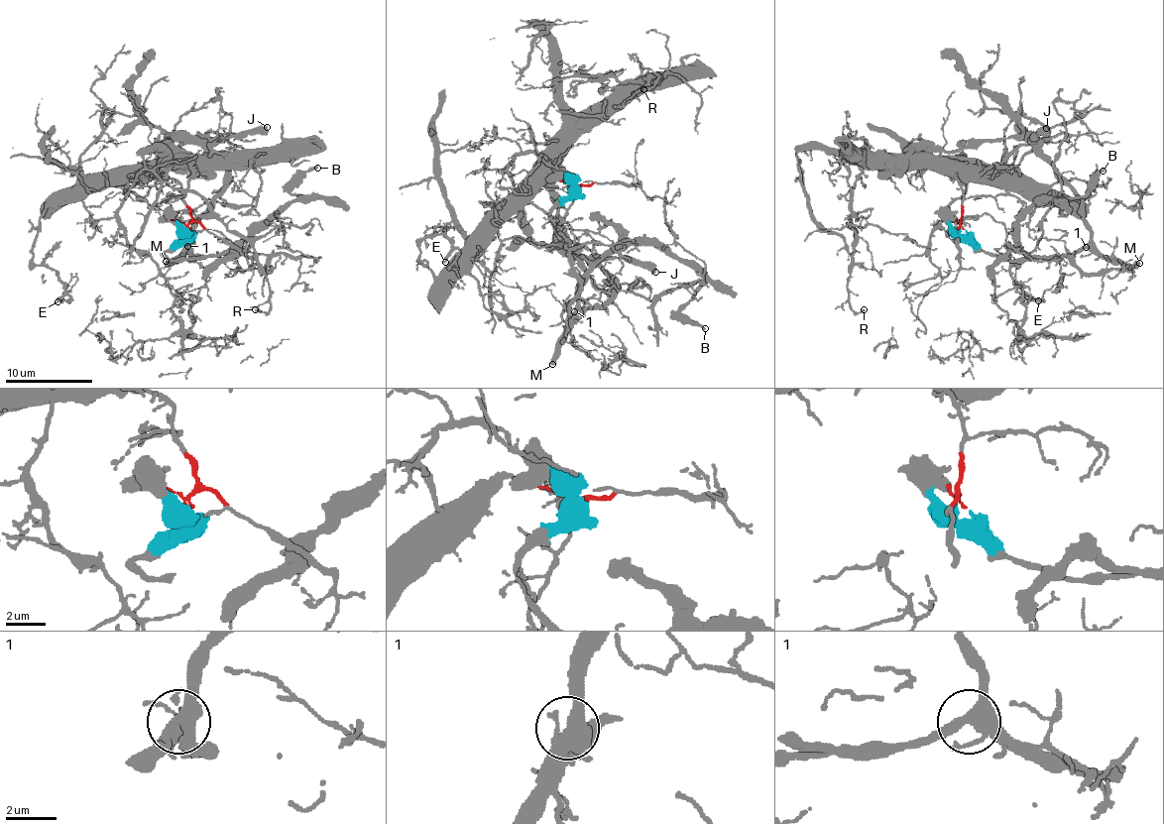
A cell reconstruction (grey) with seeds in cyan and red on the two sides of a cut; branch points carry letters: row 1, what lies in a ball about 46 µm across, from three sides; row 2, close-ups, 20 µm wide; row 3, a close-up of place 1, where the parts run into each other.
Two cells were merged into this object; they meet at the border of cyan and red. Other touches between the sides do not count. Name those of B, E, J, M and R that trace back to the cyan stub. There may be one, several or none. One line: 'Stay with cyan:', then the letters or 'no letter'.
Stay with cyan: B, J, M

